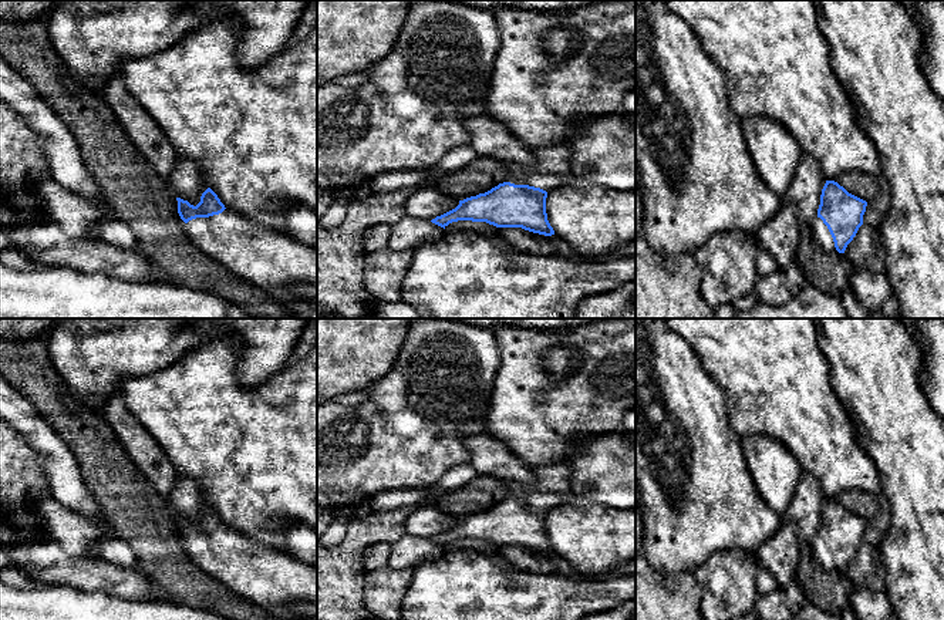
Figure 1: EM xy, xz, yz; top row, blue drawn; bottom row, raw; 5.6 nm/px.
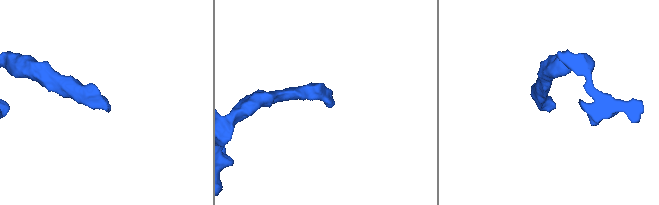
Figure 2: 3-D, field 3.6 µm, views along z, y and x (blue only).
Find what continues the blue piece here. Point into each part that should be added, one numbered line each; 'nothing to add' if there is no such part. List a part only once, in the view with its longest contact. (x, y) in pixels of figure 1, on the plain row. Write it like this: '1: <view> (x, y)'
1: xy (267, 578)

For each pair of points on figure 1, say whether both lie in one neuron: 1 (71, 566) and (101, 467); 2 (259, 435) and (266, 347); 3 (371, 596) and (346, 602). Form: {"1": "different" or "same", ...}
{"1": "different", "2": "different", "3": "different"}

